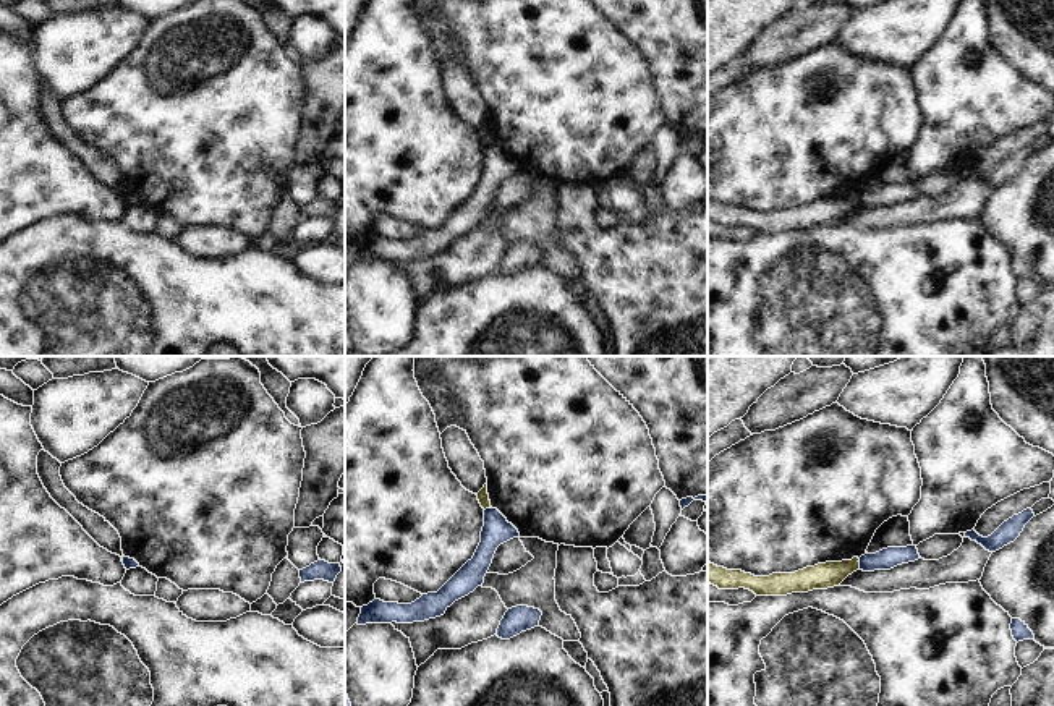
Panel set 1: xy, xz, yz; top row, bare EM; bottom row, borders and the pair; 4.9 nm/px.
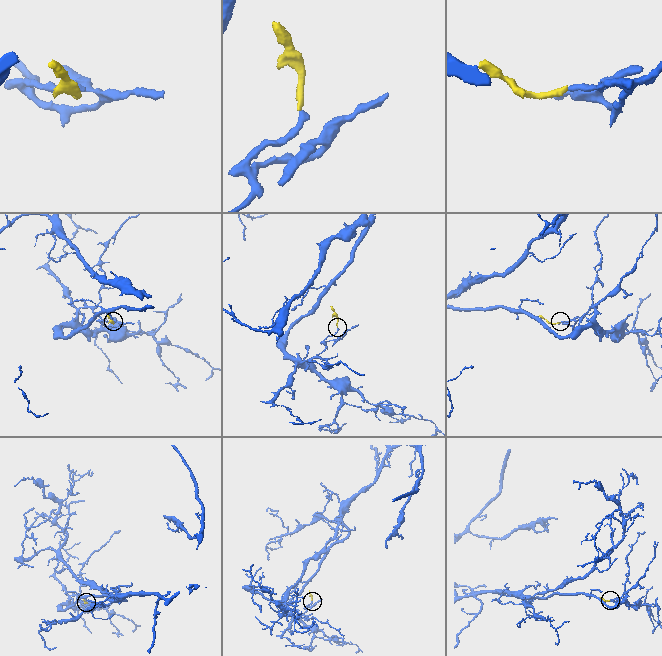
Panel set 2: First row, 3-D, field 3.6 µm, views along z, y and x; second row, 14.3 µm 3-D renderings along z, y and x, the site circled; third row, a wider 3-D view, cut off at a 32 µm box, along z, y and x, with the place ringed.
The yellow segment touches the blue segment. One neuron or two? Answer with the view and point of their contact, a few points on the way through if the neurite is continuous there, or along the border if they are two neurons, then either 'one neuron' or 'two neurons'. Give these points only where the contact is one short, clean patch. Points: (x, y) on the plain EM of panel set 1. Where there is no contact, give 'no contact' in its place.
yz (858, 201) | along yz (860, 196), (858, 204) | two neurons

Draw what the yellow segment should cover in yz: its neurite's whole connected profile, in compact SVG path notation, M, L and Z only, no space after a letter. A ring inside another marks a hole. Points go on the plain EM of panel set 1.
M860 196L842 199L826 199L806 204L795 211L772 211L754 214L742 207L727 207L708 199L708 219L719 227L745 225L756 233L787 233L792 230L808 230L839 223L848 212L860 206Z

